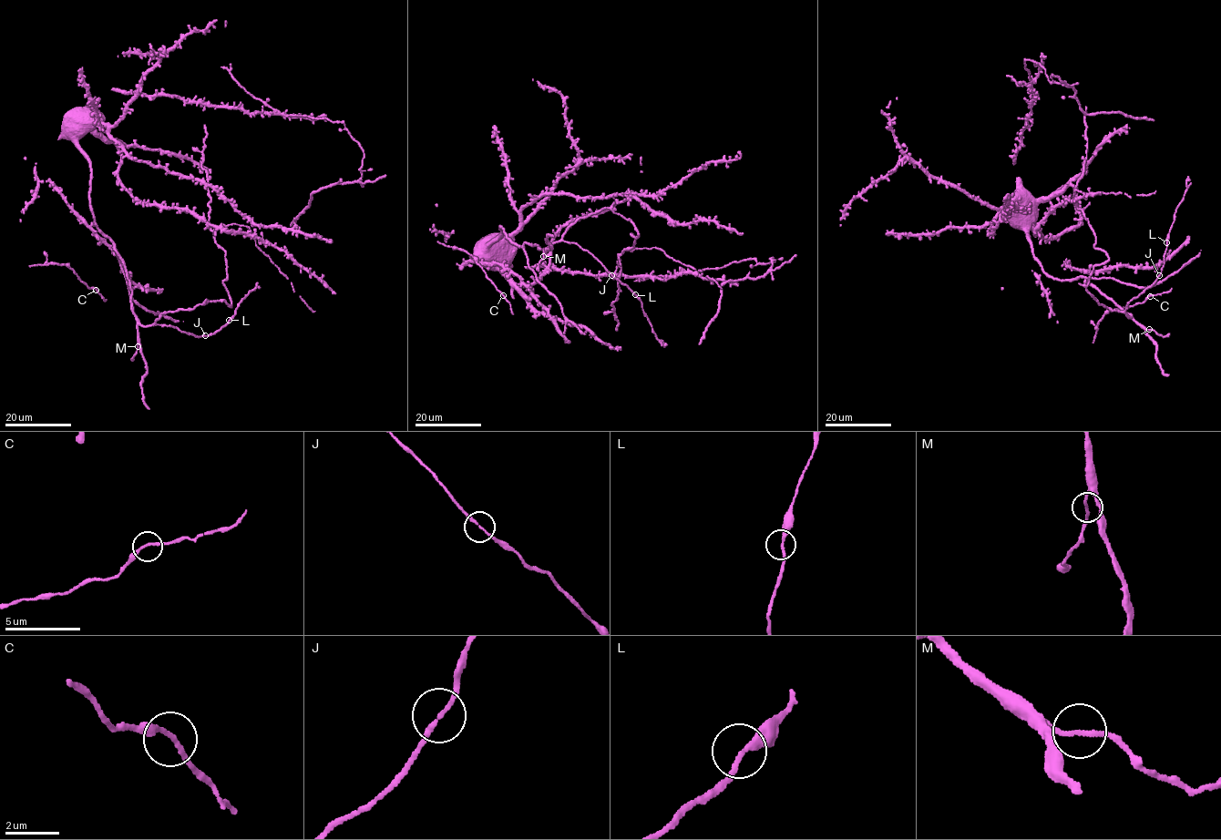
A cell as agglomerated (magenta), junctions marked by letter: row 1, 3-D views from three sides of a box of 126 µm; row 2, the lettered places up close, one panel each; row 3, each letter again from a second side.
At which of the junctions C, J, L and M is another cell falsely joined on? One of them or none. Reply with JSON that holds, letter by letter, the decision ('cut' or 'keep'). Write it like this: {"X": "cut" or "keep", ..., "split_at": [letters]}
{"C": "keep", "J": "keep", "L": "keep", "M": "keep", "split_at": []}

